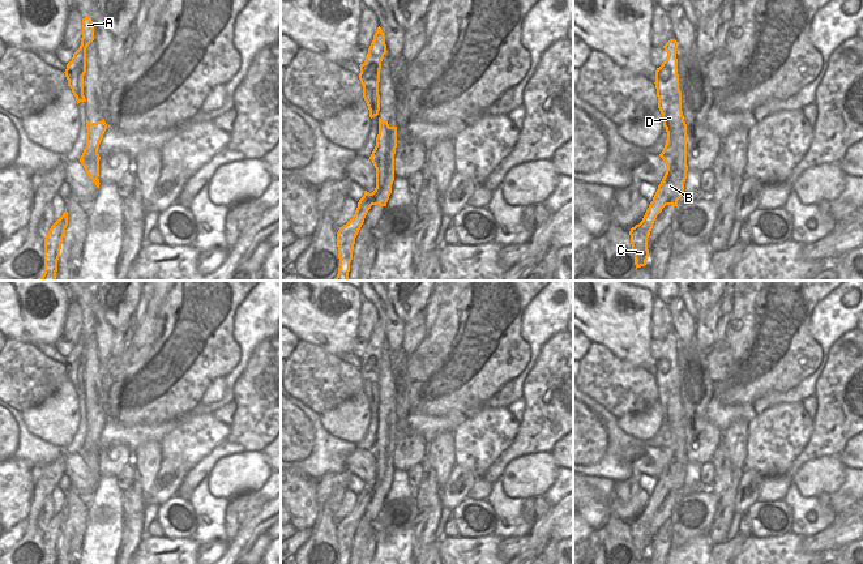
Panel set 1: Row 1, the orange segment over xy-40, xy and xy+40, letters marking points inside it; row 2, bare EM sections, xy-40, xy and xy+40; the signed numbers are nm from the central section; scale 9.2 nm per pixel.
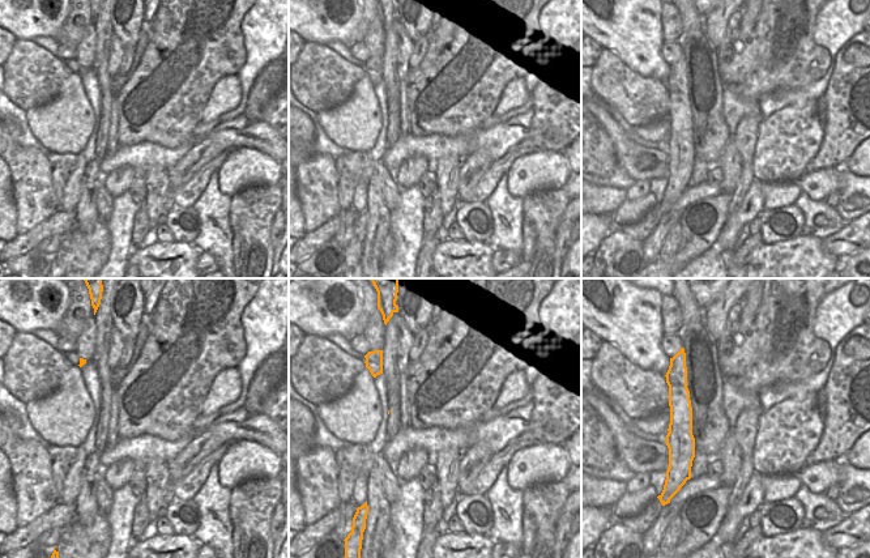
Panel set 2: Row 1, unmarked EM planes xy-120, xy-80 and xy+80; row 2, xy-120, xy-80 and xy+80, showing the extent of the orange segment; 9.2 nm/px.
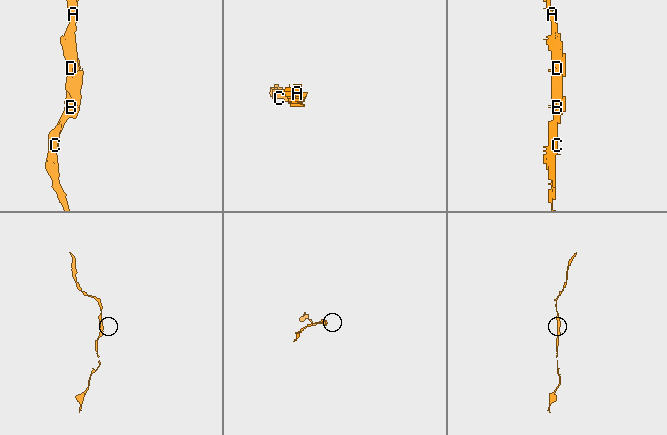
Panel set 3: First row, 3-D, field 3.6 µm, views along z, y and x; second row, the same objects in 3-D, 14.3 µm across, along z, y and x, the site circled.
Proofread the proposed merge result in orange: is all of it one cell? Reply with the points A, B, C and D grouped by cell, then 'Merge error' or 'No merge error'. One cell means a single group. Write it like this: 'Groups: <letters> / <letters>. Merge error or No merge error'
Groups: A B C D. No merge error

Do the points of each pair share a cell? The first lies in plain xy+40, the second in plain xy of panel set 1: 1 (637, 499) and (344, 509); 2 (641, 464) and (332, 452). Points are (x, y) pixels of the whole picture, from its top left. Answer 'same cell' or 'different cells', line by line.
1: same cell
2: different cells

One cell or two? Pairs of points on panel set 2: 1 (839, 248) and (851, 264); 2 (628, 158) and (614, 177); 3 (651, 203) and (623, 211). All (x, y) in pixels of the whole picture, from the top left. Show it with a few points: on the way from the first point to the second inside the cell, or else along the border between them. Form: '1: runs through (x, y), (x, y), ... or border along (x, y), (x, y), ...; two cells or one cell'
1: border along (856, 252), (841, 259); two cells
2: border along (617, 162), (635, 180); two cells
3: runs through (644, 204), (630, 211); one cell

